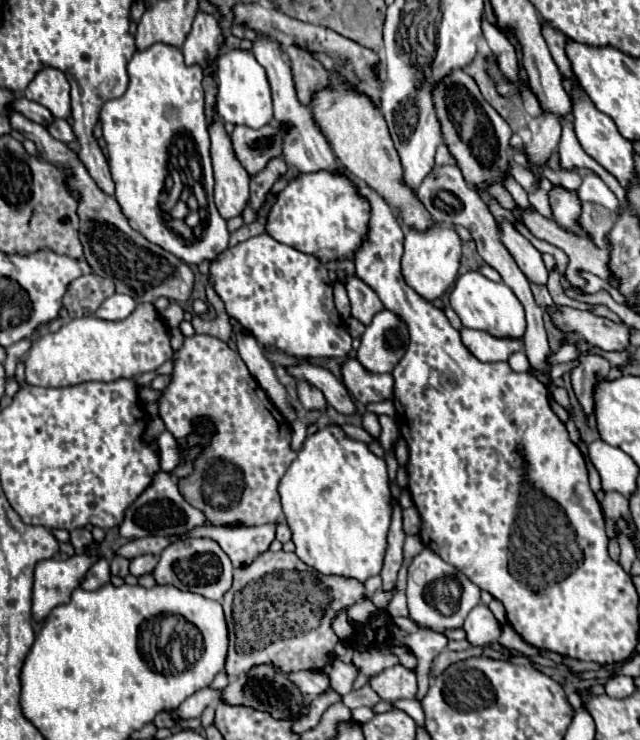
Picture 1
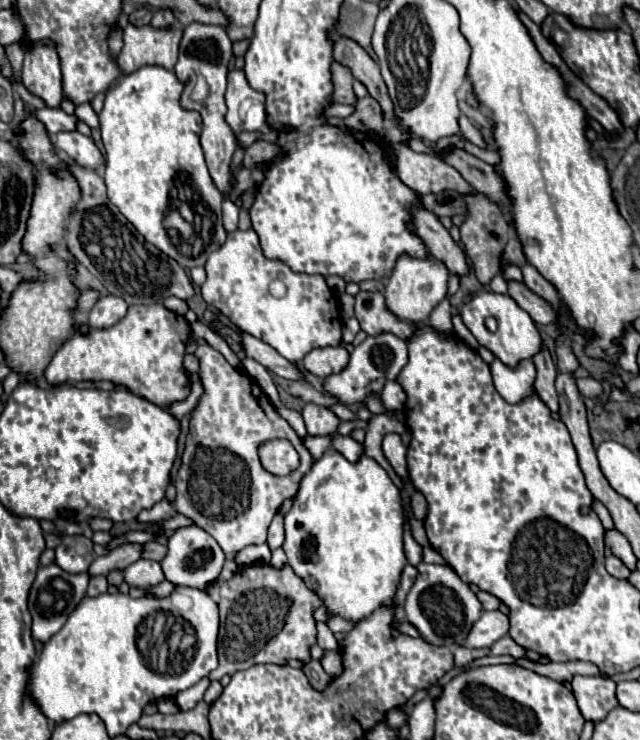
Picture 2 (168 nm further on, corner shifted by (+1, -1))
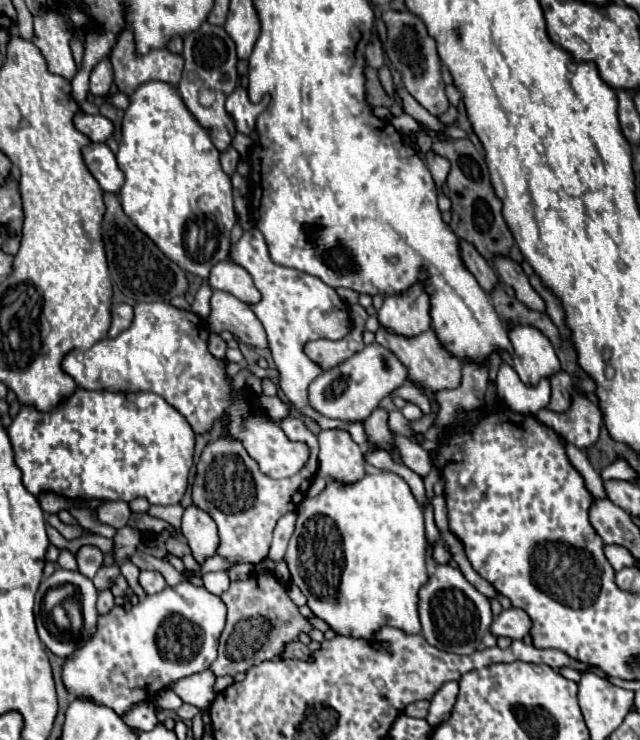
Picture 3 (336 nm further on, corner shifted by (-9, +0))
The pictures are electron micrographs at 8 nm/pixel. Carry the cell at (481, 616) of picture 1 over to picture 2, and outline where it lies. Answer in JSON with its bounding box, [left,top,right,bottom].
[466,610,510,648]

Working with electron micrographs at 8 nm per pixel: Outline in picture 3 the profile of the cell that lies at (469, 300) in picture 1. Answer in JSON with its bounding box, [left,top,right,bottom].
[500,325,560,385]

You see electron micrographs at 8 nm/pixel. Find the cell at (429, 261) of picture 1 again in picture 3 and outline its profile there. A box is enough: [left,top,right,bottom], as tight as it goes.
[378,281,432,337]

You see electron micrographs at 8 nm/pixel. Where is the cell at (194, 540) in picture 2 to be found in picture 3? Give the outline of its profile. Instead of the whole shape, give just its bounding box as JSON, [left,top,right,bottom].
[182,505,220,565]

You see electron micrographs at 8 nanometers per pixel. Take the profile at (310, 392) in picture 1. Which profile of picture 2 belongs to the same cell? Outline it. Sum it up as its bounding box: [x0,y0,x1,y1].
[302,404,340,436]

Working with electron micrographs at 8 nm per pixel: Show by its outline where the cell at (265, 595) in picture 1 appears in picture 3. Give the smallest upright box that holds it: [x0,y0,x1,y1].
[210,569,314,677]

